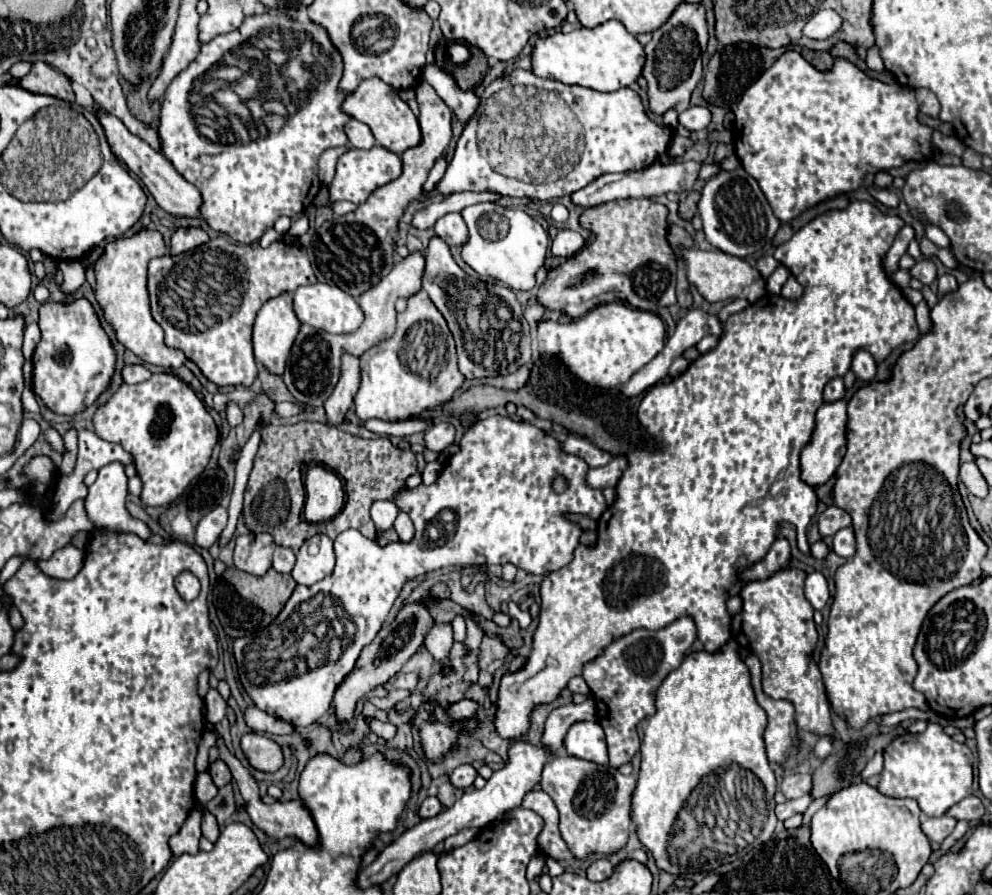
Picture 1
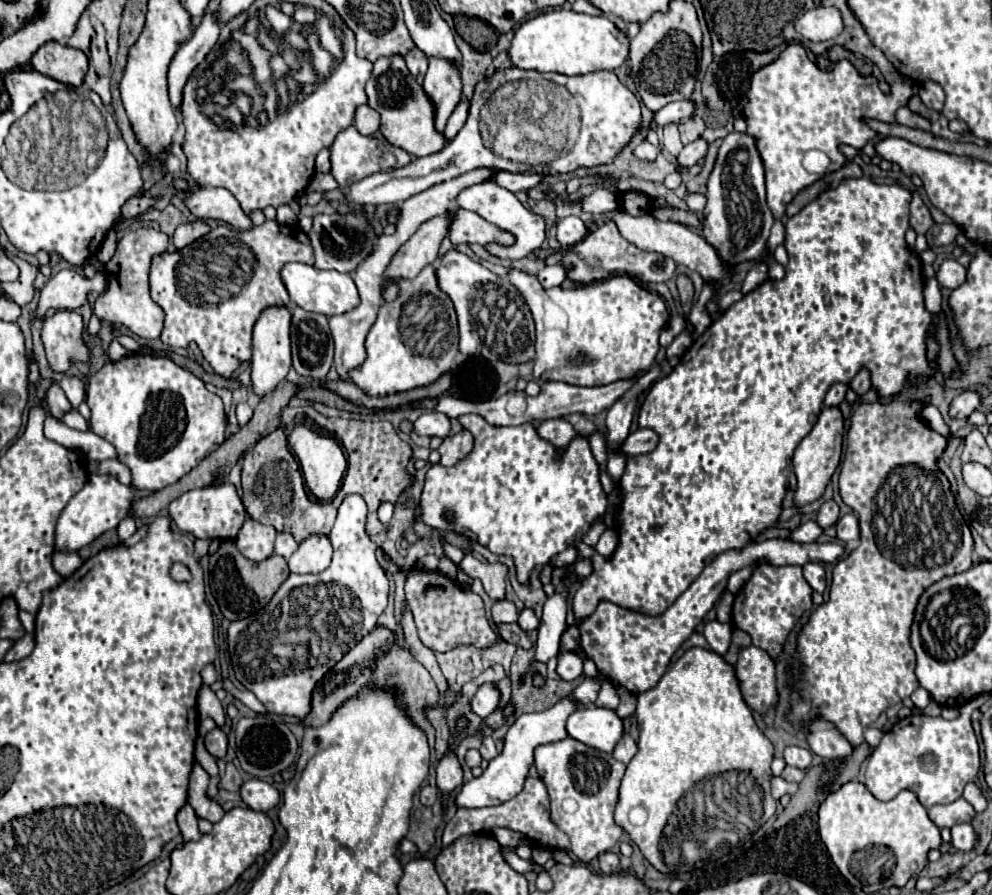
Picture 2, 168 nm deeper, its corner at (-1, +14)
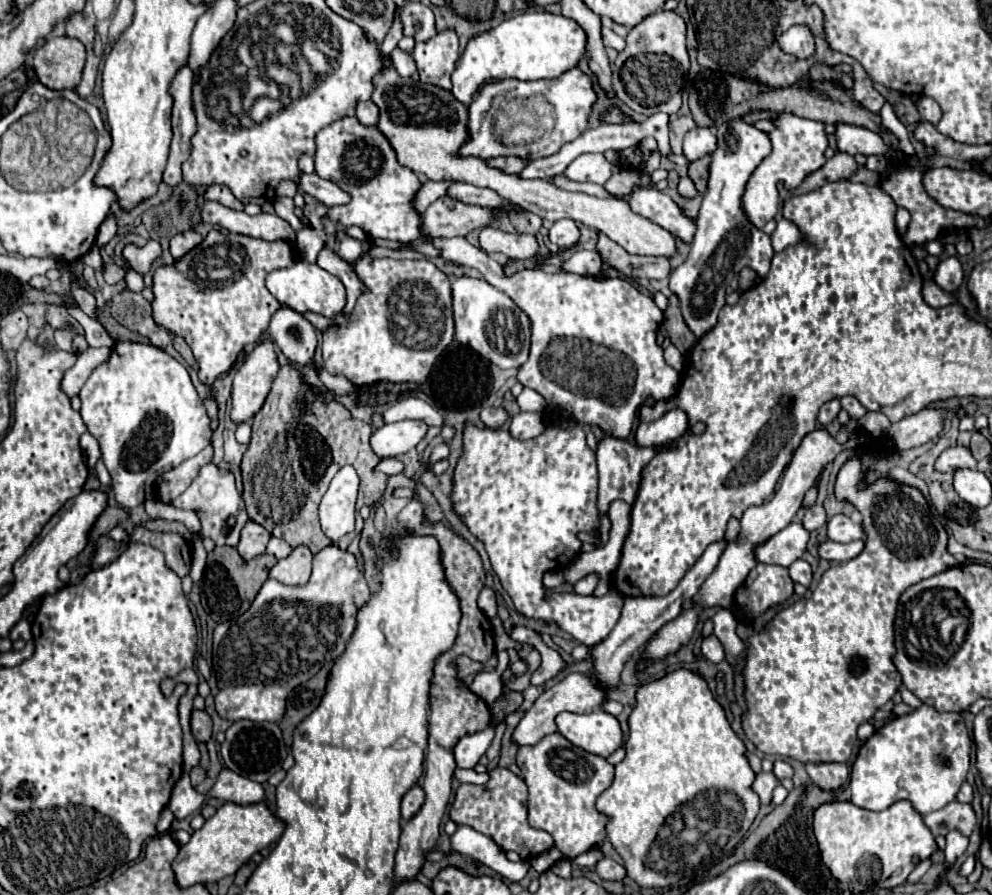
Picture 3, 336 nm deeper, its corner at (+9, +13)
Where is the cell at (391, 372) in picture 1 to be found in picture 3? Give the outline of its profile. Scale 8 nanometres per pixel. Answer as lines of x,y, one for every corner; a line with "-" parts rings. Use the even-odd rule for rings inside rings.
362,255
356,261
354,269
360,281
370,289
370,293
358,297
358,303
350,313
350,321
346,327
330,329
324,333
324,343
322,343
324,369
332,375
344,375
350,383
358,387
374,385
378,381
424,383
436,359
454,339
450,279
428,259
394,261
394,259
374,259

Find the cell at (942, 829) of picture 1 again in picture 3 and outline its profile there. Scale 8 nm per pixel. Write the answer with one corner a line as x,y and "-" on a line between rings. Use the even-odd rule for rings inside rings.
952,801
946,807
932,811
922,817
932,835
946,835
950,829
956,829
964,835
970,835
976,825
976,815
972,811
972,805

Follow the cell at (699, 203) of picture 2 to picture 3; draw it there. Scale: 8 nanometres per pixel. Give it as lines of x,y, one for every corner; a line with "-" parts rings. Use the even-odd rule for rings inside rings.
682,177
682,179
680,179
680,183
678,183
678,193
680,193
682,197
686,197
686,199
694,199
694,197
698,195
694,183
692,183
688,177

